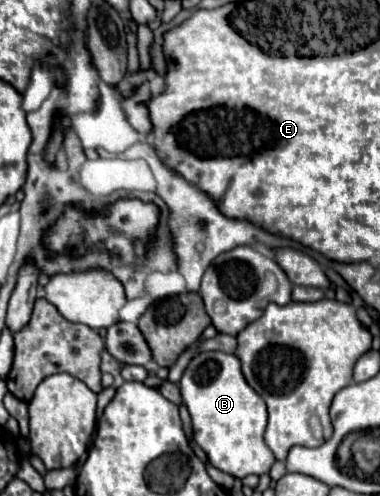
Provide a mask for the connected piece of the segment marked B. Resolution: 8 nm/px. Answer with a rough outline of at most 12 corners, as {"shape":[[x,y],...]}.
{"shape":[[198,353],[178,385],[216,469],[264,475],[266,403],[236,355]]}

